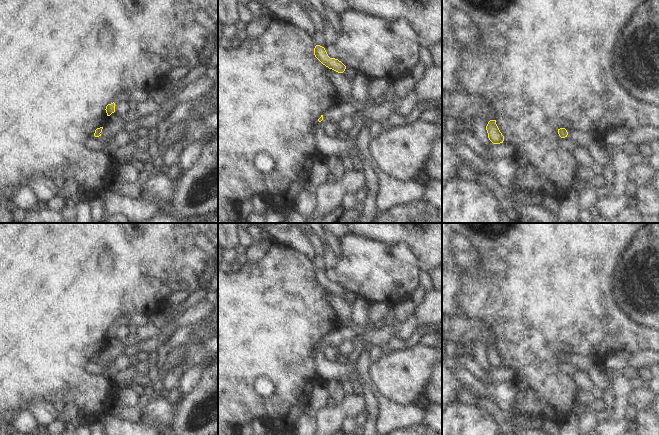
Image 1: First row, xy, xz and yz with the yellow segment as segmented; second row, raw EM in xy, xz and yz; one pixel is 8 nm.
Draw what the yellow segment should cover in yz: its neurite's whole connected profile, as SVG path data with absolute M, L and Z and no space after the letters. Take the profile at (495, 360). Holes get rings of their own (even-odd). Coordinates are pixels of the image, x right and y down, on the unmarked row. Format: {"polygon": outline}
{"polygon": "M490 344L486 350L488 362L493 368L500 368L504 365L504 360L500 356L496 344Z"}

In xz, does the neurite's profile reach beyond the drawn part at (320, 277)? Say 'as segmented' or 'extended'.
as segmented

